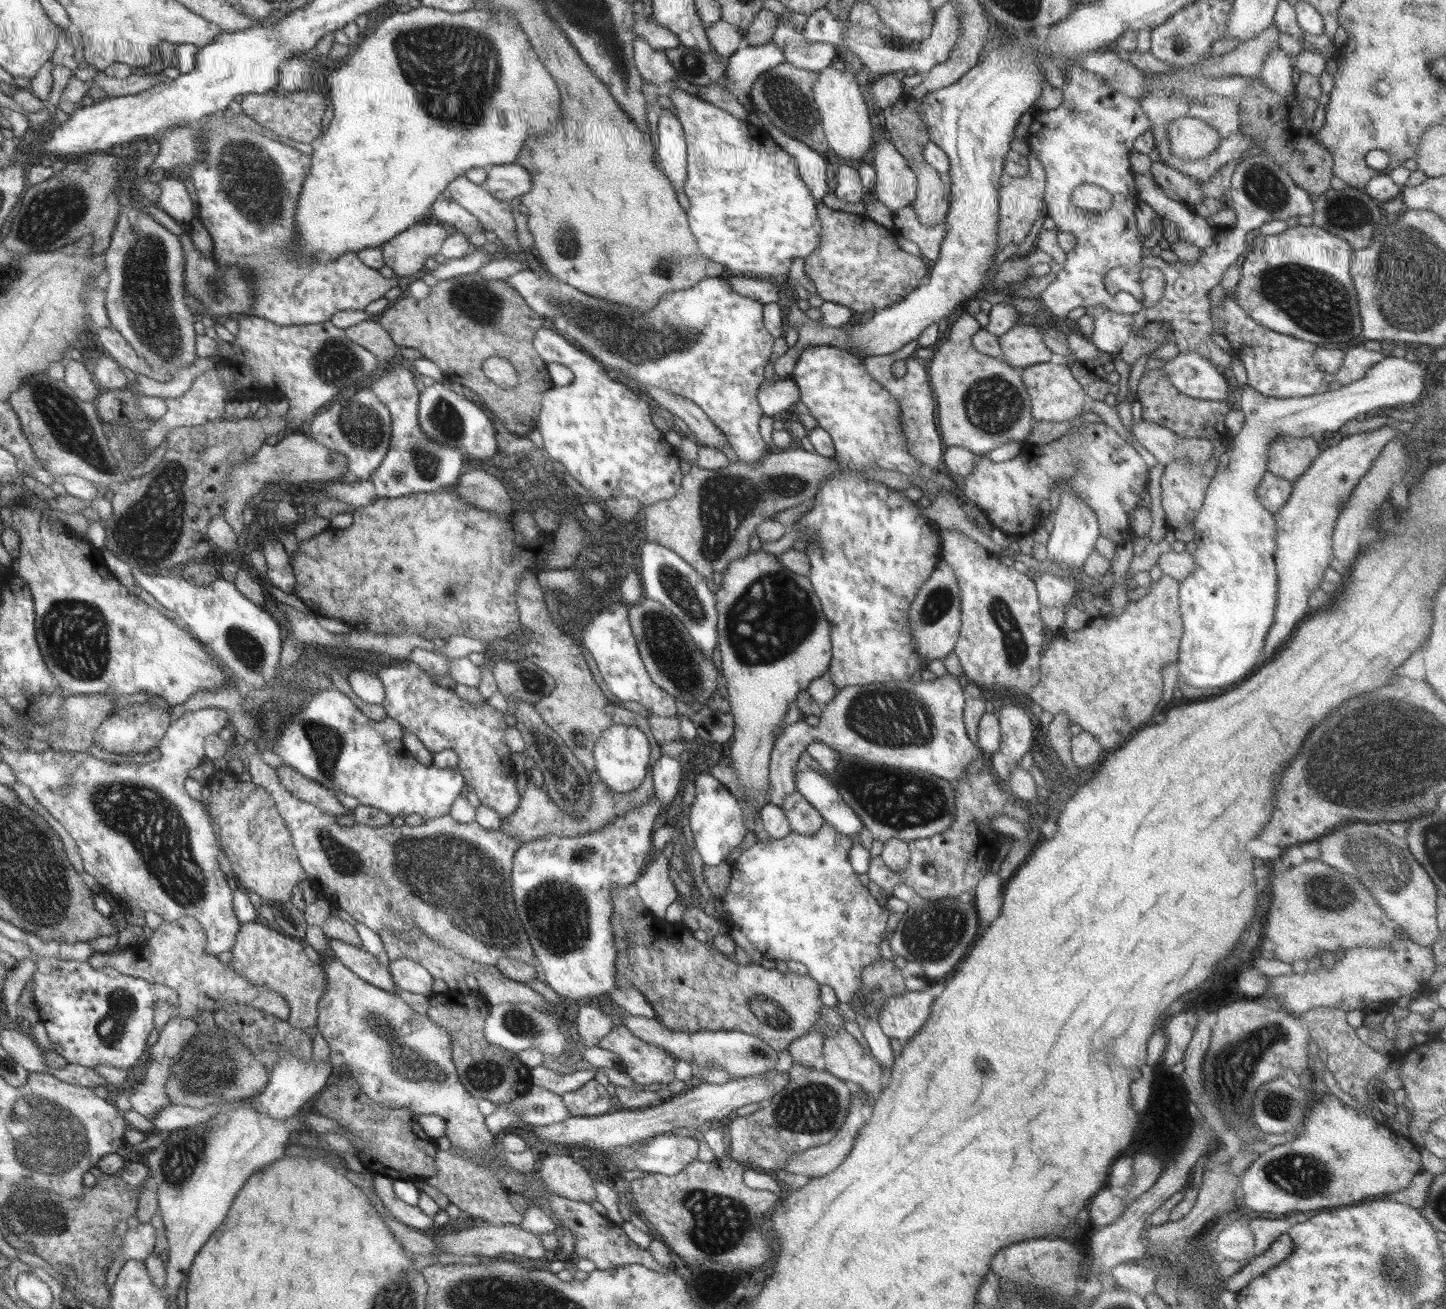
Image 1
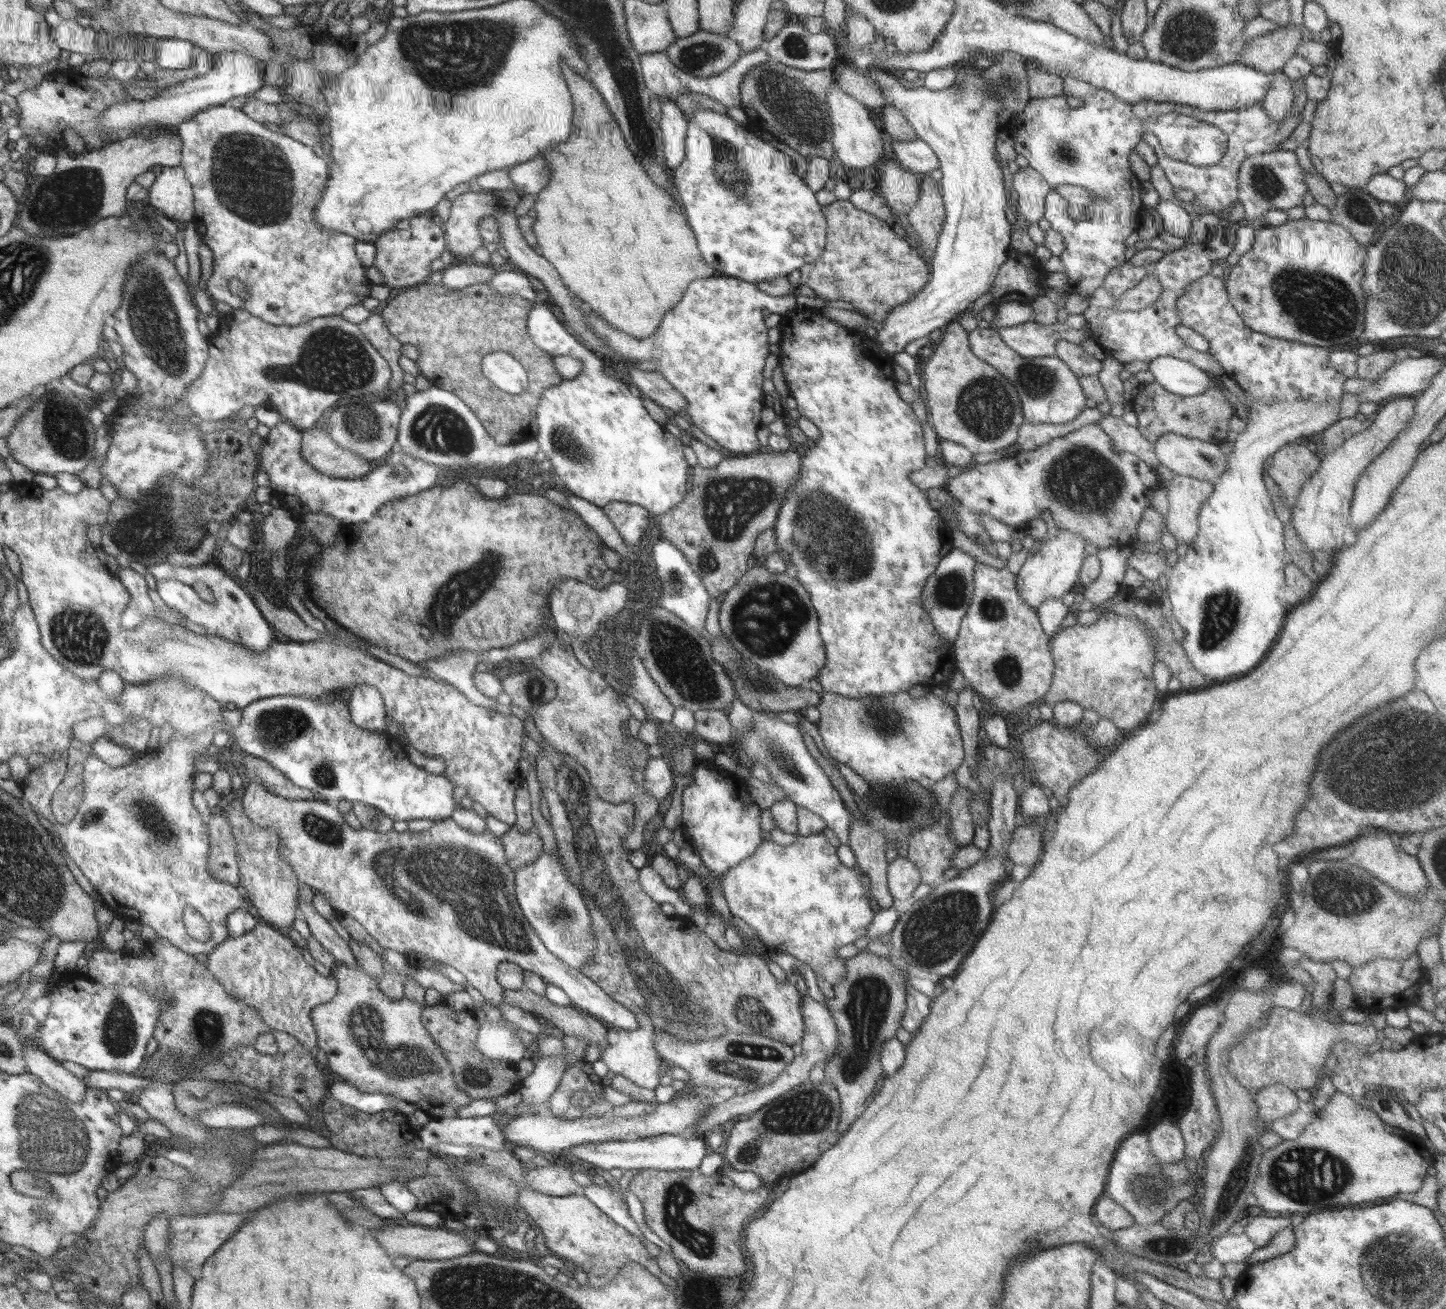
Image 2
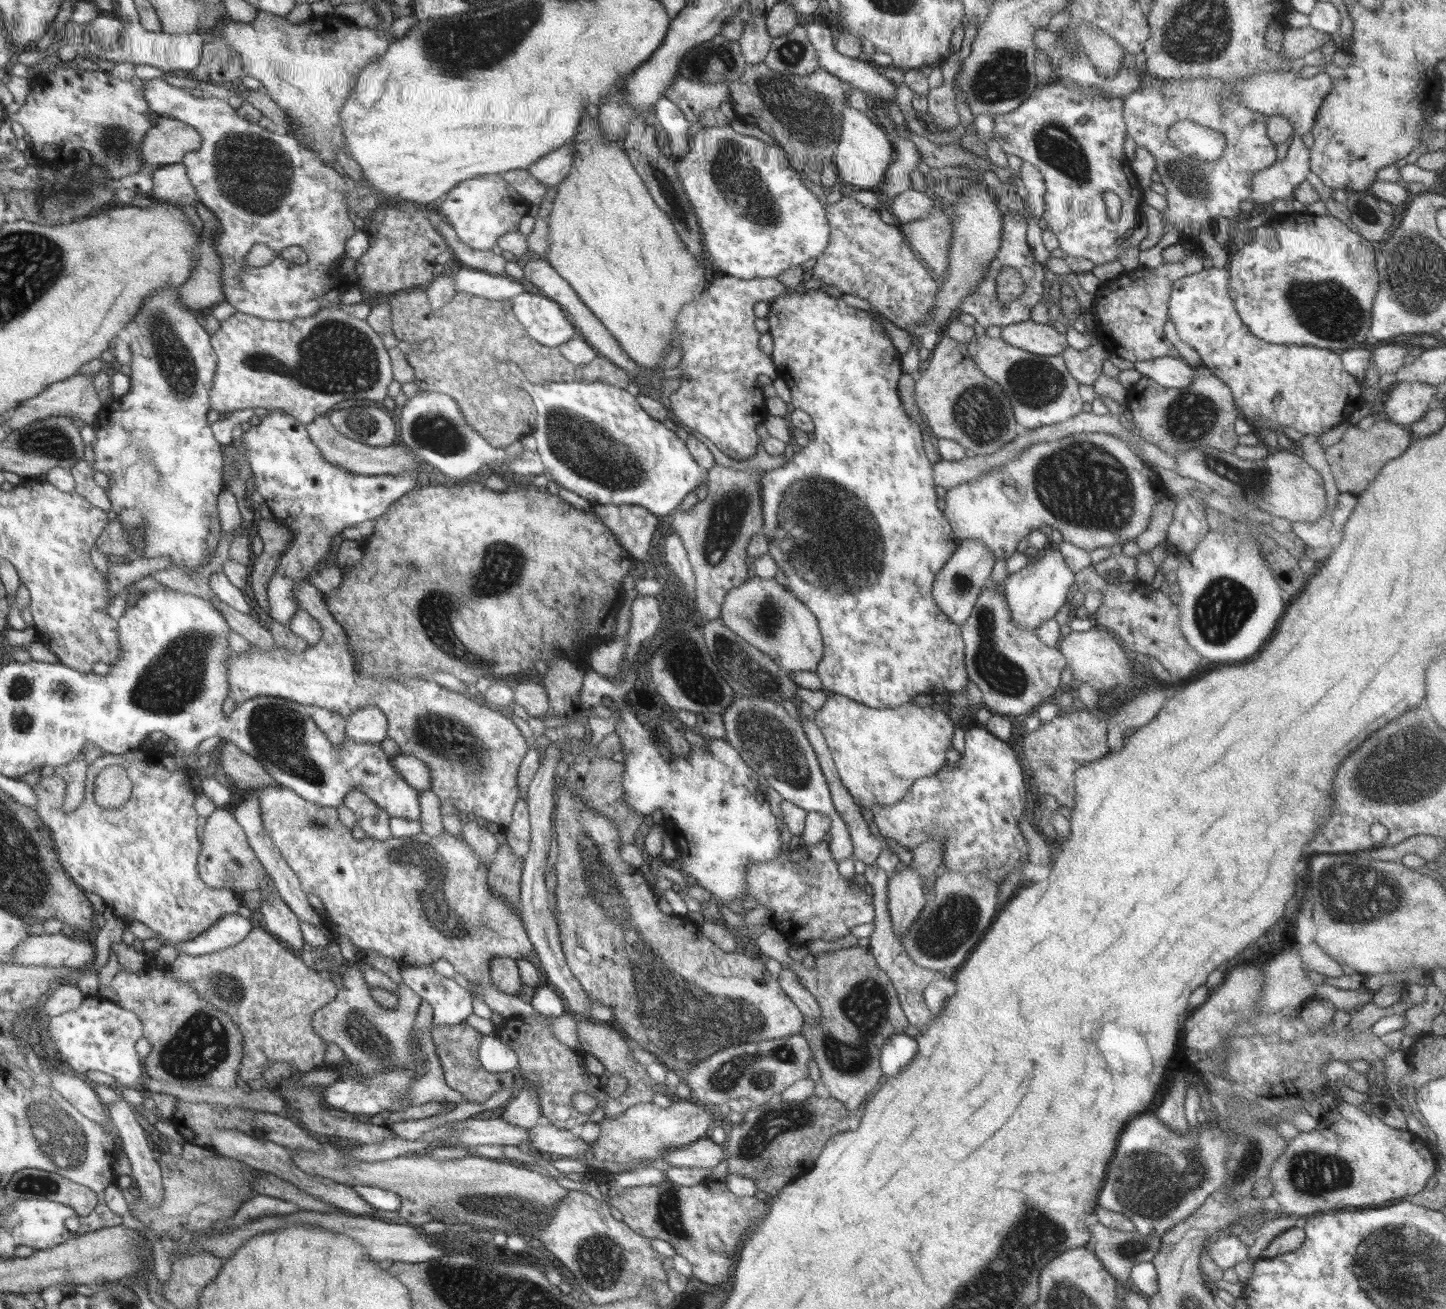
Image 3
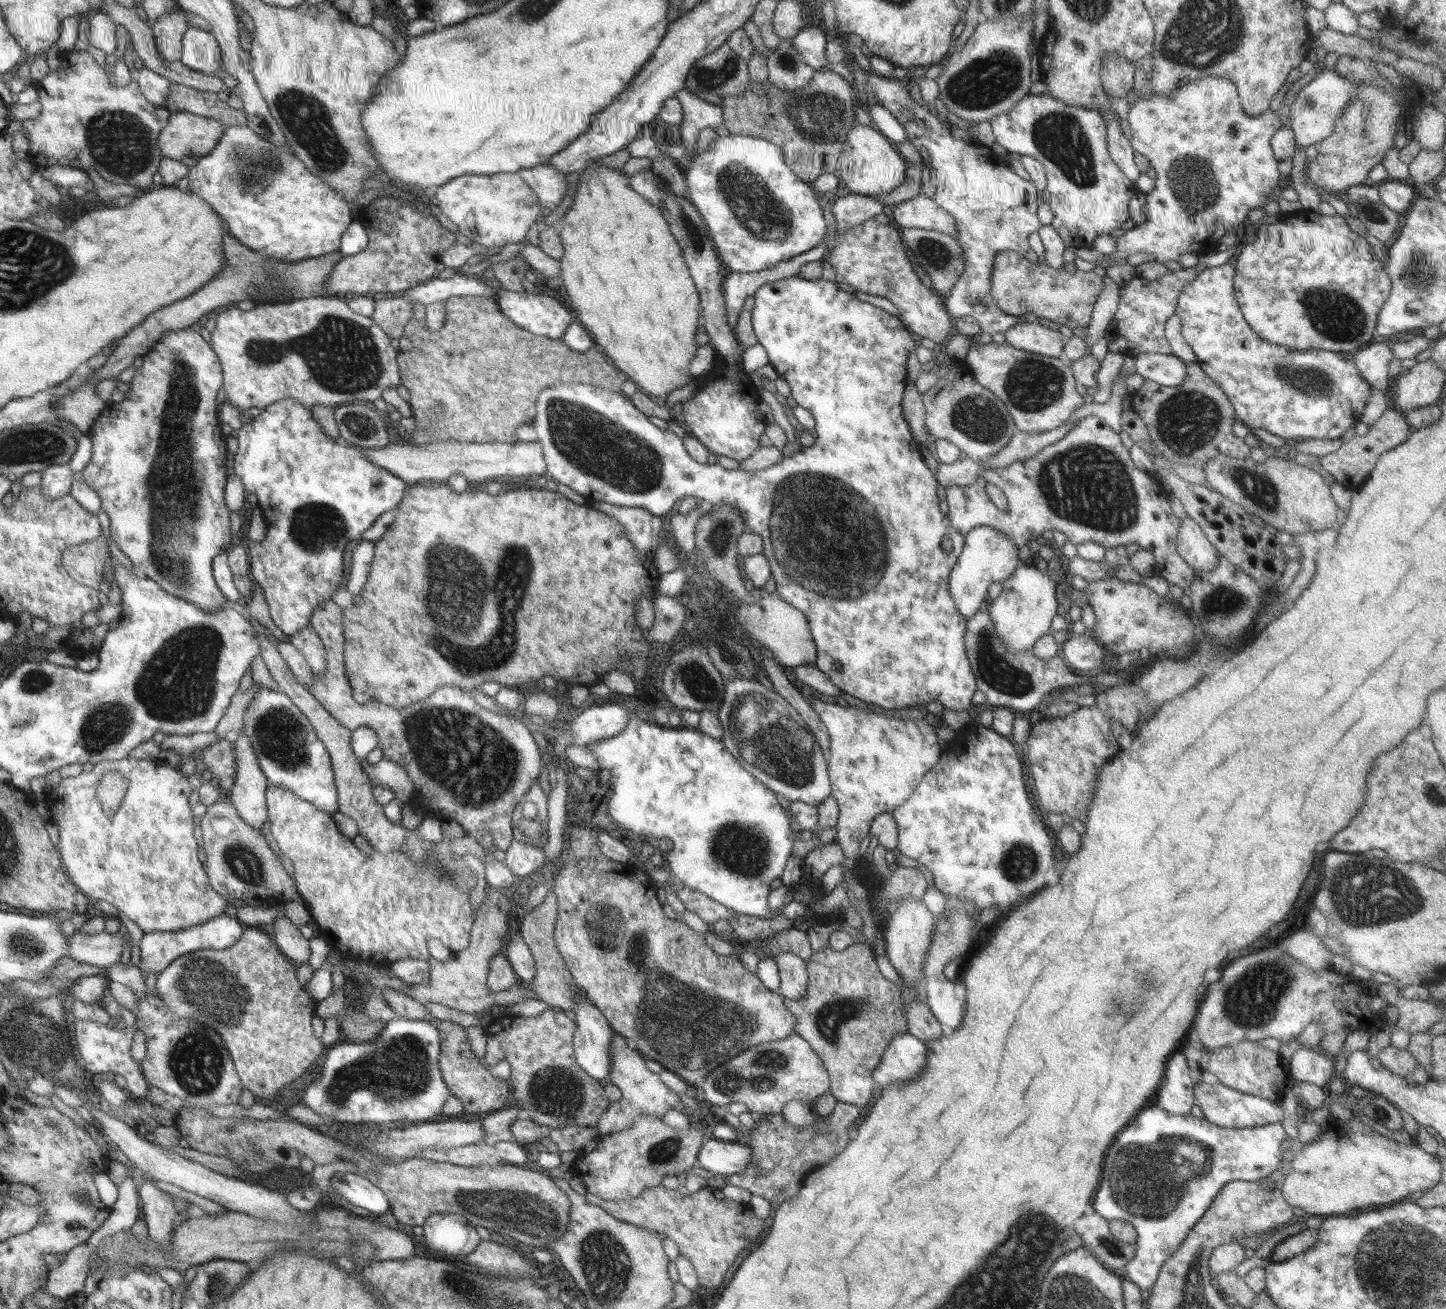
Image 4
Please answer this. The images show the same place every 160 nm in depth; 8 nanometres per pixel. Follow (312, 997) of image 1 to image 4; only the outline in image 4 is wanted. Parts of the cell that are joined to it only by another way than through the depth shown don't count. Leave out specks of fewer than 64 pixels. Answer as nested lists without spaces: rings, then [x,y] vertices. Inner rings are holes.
[[[246,926],[242,936],[228,948],[198,949],[179,956],[156,978],[158,994],[176,1015],[202,1022],[223,1036],[243,1086],[263,1100],[275,1100],[285,1084],[294,1083],[326,1052],[324,1044],[312,1034],[310,1024],[316,1000],[296,980],[294,964],[274,941],[268,929]]]

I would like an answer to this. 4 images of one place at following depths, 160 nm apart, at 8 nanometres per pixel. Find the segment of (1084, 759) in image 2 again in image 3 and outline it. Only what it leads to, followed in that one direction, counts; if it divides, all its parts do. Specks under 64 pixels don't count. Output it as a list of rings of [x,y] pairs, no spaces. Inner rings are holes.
[[[1076,706],[1062,712],[1054,720],[1041,723],[1033,732],[1027,732],[1022,738],[1022,754],[1028,762],[1034,778],[1038,782],[1038,792],[1042,803],[1044,795],[1050,794],[1062,806],[1073,808],[1076,804],[1074,779],[1076,770],[1083,765],[1107,757],[1108,749],[1106,720],[1097,711]]]

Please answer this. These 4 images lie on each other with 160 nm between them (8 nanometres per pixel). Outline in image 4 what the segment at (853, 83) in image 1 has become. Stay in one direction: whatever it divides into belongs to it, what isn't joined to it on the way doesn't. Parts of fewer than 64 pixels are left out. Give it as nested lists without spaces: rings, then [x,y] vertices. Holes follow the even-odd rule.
[[[857,123],[848,131],[847,138],[842,144],[836,175],[840,183],[846,184],[846,188],[852,194],[881,198],[897,190],[904,182],[907,177],[905,175],[907,165],[908,161],[898,152],[894,143],[881,132]]]

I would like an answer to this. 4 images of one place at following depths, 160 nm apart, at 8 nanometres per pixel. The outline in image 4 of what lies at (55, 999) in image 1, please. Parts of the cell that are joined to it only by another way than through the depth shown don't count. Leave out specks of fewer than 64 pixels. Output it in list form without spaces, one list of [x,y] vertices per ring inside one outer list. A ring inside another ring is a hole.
[[[73,1020],[72,1036],[76,1045],[76,1058],[79,1058],[80,1066],[84,1066],[89,1073],[100,1074],[103,1072],[116,1072],[116,1075],[124,1076],[127,1082],[127,1092],[131,1098],[140,1100],[148,1094],[150,1083],[147,1077],[140,1072],[140,1063],[132,1058],[131,1045],[137,1028],[126,1028],[123,1025],[109,1025],[96,1021]]]

